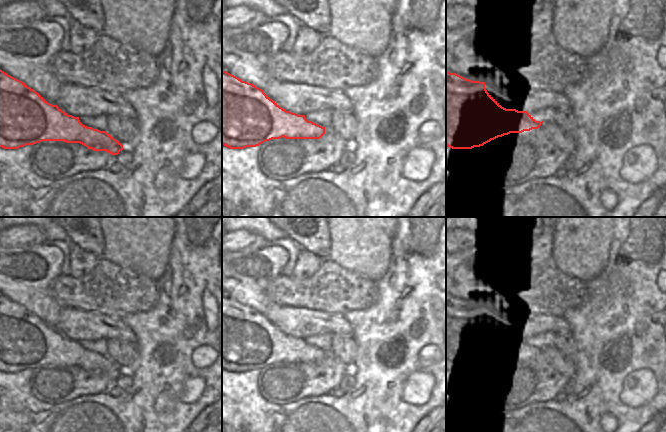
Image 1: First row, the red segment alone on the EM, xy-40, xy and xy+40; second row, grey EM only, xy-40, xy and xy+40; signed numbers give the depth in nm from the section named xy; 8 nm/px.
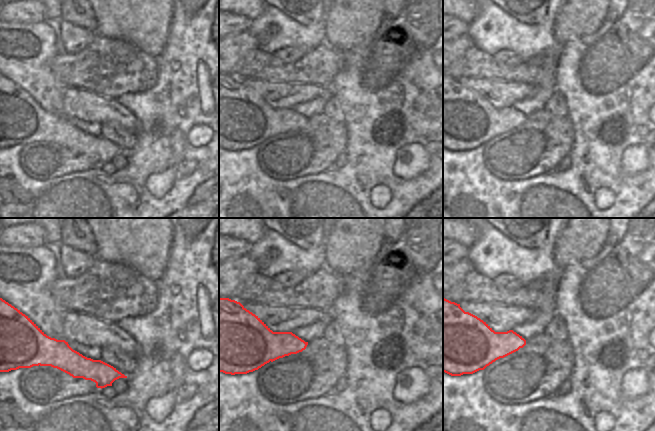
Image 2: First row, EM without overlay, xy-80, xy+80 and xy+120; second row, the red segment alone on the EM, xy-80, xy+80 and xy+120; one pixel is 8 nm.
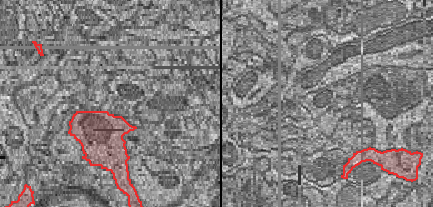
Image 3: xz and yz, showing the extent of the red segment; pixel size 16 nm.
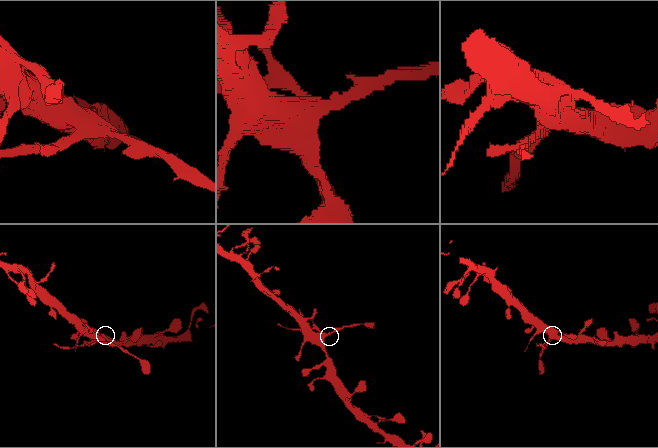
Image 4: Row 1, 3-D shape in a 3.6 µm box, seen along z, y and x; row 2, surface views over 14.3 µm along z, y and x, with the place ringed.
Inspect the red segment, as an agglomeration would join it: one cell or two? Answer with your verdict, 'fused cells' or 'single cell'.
fused cells

